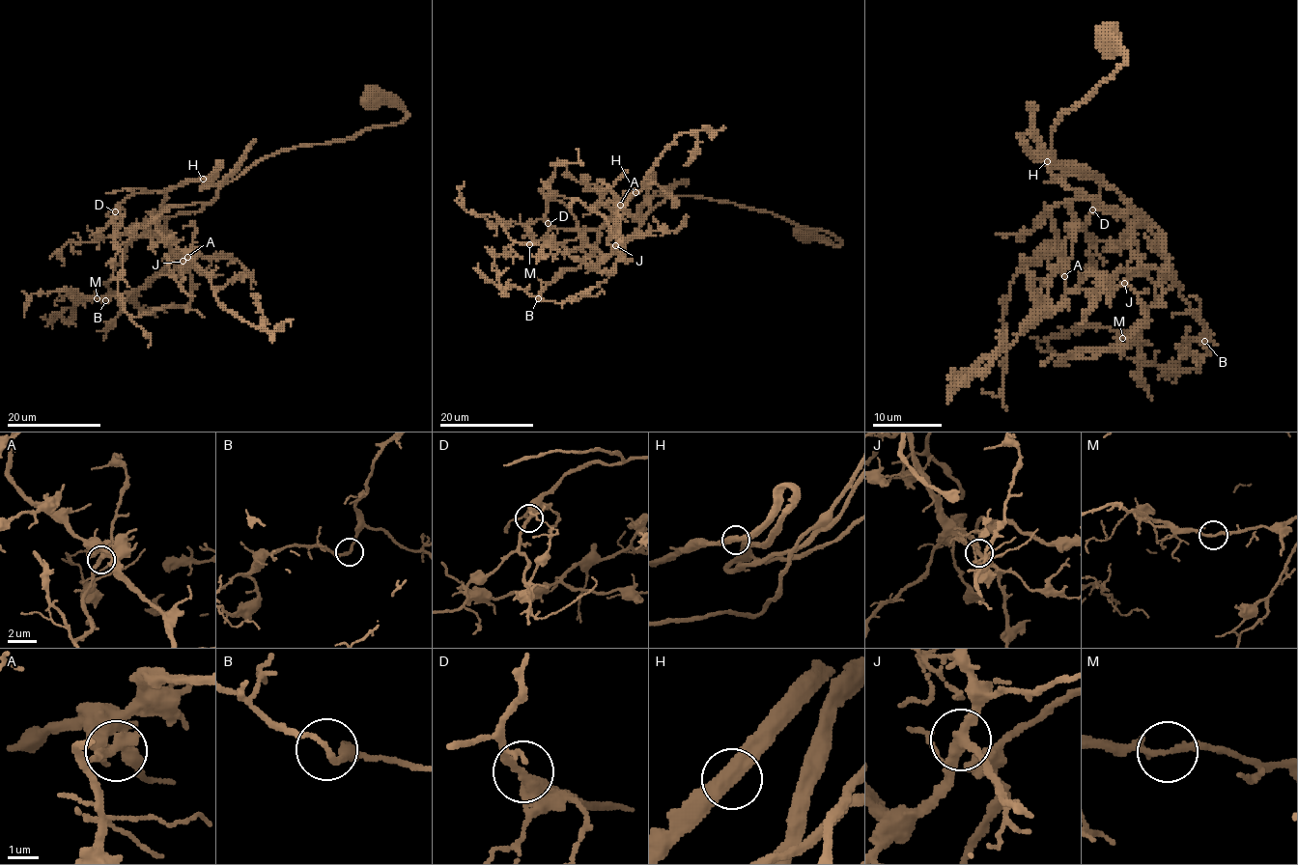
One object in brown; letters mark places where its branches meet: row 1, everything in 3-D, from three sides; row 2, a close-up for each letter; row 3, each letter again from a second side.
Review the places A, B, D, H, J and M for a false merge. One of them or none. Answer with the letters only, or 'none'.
none

